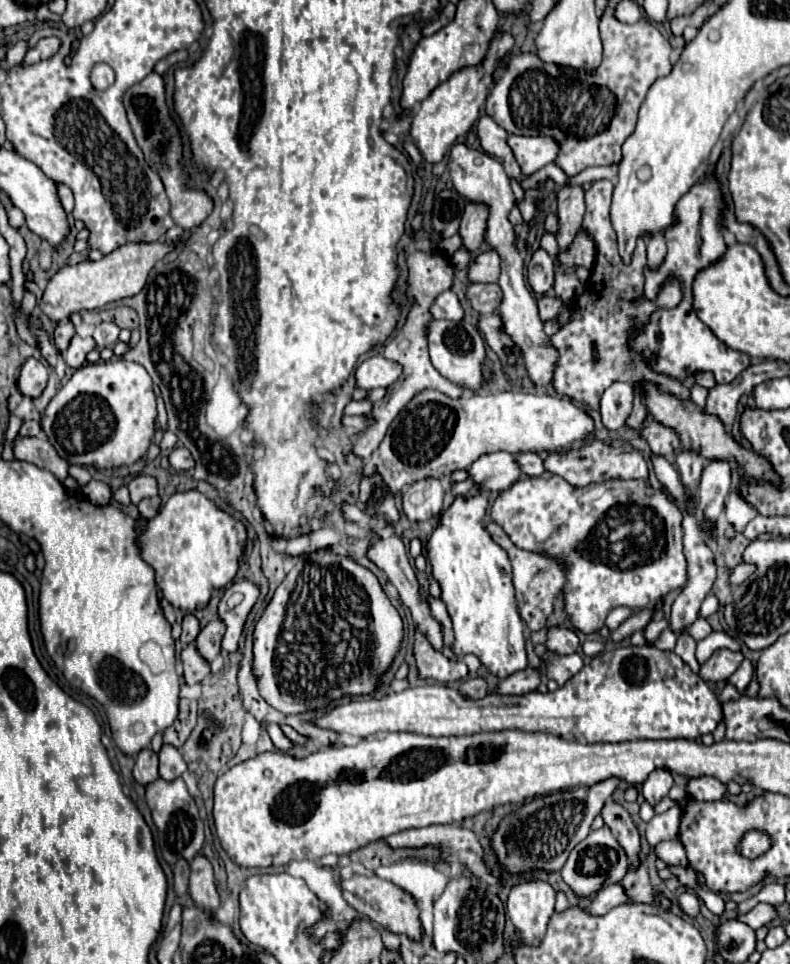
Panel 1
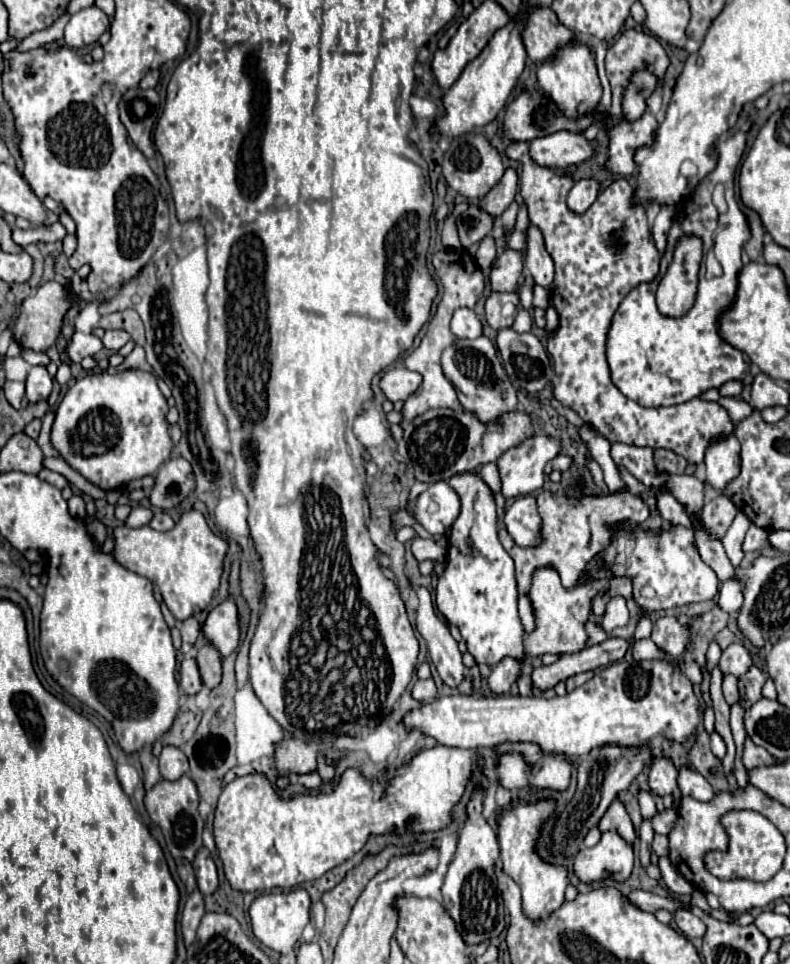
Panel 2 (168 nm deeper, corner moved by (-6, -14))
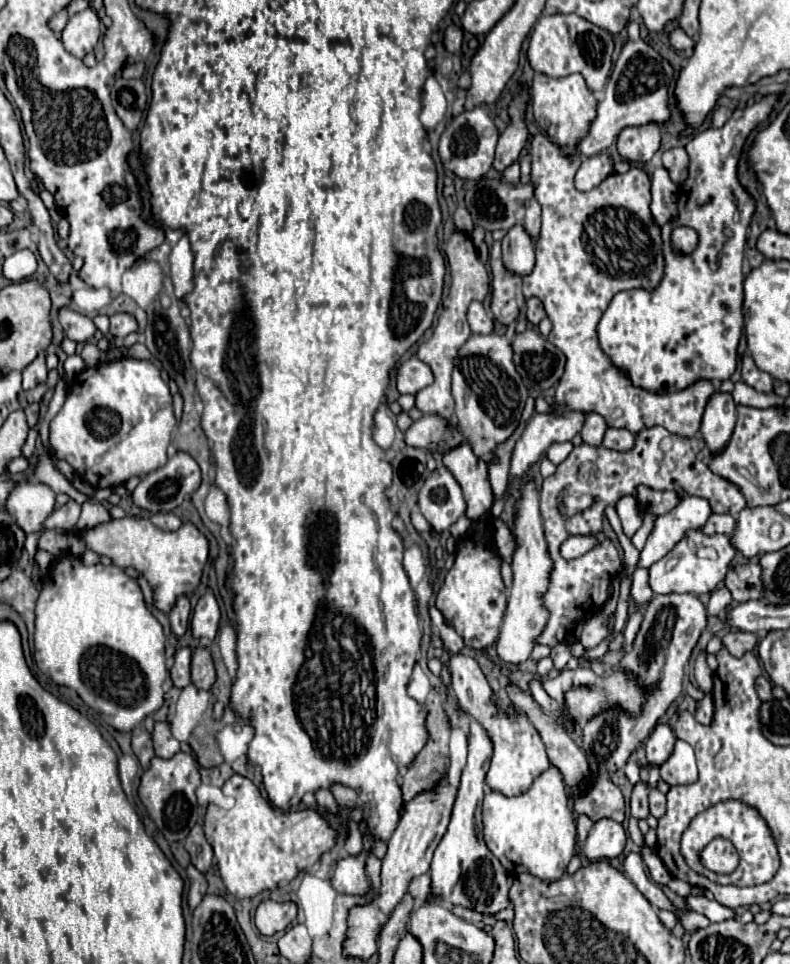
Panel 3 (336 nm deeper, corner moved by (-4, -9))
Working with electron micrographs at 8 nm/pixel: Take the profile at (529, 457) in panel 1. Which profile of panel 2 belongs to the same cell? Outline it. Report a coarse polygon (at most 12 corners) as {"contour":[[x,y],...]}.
{"contour":[[560,453],[546,464],[544,472],[566,470],[570,457]]}

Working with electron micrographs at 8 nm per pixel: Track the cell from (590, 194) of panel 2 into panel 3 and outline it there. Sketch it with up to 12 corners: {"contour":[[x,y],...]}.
{"contour":[[608,153],[580,157],[576,189],[590,191],[612,171]]}

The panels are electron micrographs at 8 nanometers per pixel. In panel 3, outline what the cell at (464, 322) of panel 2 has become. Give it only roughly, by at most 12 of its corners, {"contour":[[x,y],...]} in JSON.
{"contour":[[480,301],[470,305],[468,323],[472,333],[488,335],[492,317]]}

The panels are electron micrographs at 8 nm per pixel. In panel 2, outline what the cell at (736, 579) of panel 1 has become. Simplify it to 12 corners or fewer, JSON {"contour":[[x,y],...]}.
{"contour":[[730,578],[720,588],[718,606],[726,612],[742,608],[742,584]]}

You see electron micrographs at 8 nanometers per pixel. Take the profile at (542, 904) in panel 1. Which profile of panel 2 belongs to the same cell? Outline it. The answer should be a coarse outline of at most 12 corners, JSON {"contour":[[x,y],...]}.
{"contour":[[554,800],[502,812],[504,872],[538,922],[564,904],[566,870],[534,854]]}

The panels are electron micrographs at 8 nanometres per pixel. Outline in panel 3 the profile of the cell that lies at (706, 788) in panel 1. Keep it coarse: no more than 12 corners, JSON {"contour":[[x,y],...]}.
{"contour":[[676,741],[670,757],[660,765],[668,785],[696,781],[694,749]]}

